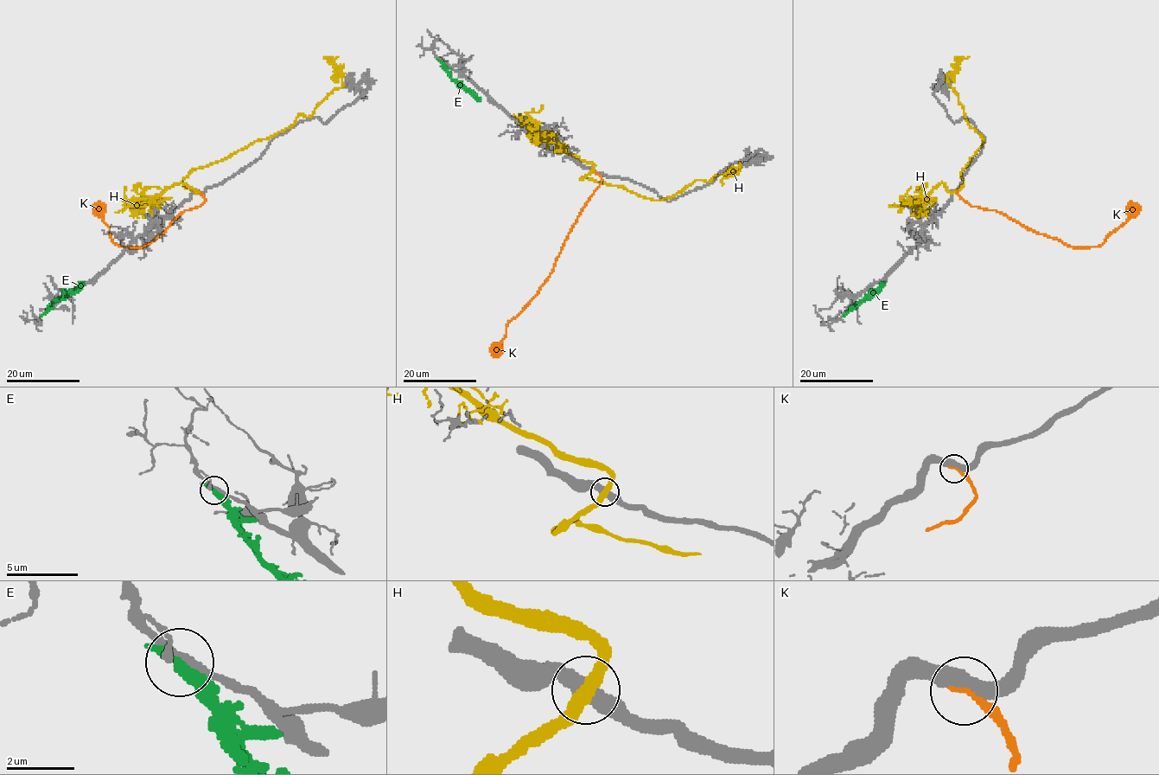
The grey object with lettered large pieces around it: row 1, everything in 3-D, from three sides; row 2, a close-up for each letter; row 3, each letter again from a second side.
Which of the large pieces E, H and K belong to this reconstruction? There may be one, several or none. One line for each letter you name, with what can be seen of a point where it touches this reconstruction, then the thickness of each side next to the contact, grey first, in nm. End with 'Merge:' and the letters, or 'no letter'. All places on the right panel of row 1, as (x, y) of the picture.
K: contact (957, 193); calibres 420 and 280 nm
Merge: K

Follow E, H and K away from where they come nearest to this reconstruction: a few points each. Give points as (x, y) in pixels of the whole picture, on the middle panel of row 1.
E: (440, 60), (453, 79), (480, 101)
H: (592, 169), (580, 179), (621, 186), (652, 199), (671, 196), (696, 179), (712, 179), (739, 163), (721, 186)
K: (596, 173), (601, 177), (600, 186), (582, 208), (552, 272), (536, 296), (507, 323), (505, 338), (493, 349)

